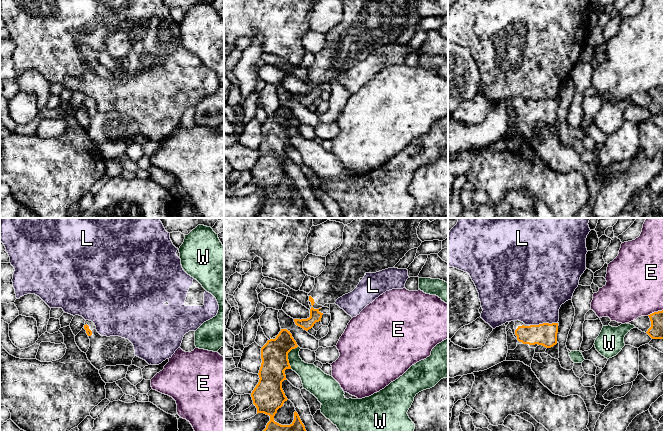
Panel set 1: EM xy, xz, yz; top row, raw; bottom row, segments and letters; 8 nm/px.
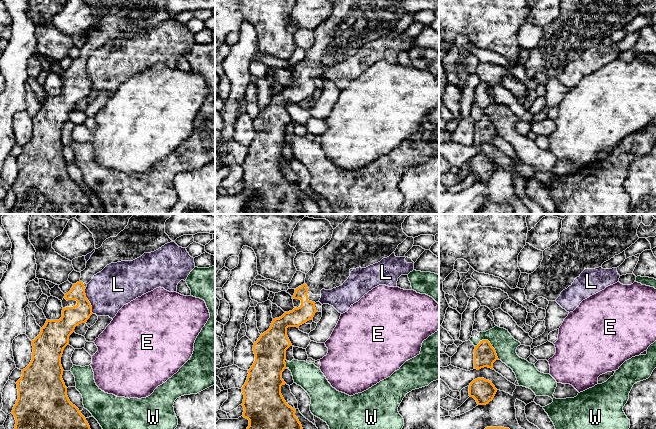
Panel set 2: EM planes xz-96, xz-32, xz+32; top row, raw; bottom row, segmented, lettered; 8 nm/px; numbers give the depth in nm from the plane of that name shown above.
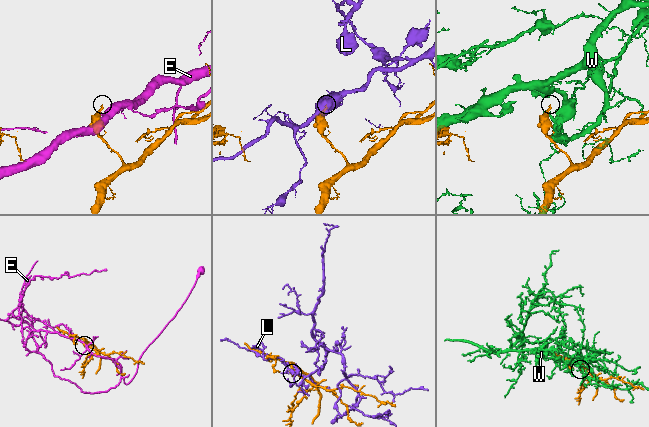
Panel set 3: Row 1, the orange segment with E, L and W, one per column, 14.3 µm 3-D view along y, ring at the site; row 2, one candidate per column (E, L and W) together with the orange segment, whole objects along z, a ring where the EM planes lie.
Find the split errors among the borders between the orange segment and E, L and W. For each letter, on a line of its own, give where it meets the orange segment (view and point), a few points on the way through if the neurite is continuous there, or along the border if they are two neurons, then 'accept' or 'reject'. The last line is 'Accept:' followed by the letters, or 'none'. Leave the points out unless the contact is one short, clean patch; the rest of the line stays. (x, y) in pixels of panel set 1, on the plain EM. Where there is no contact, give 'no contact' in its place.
E: yz (654, 88) | reject
L: yz (543, 99) | along yz (557, 98), (530, 101) | reject
W: xz (287, 132) | reject
Accept: none

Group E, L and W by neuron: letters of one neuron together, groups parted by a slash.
E / L / W

